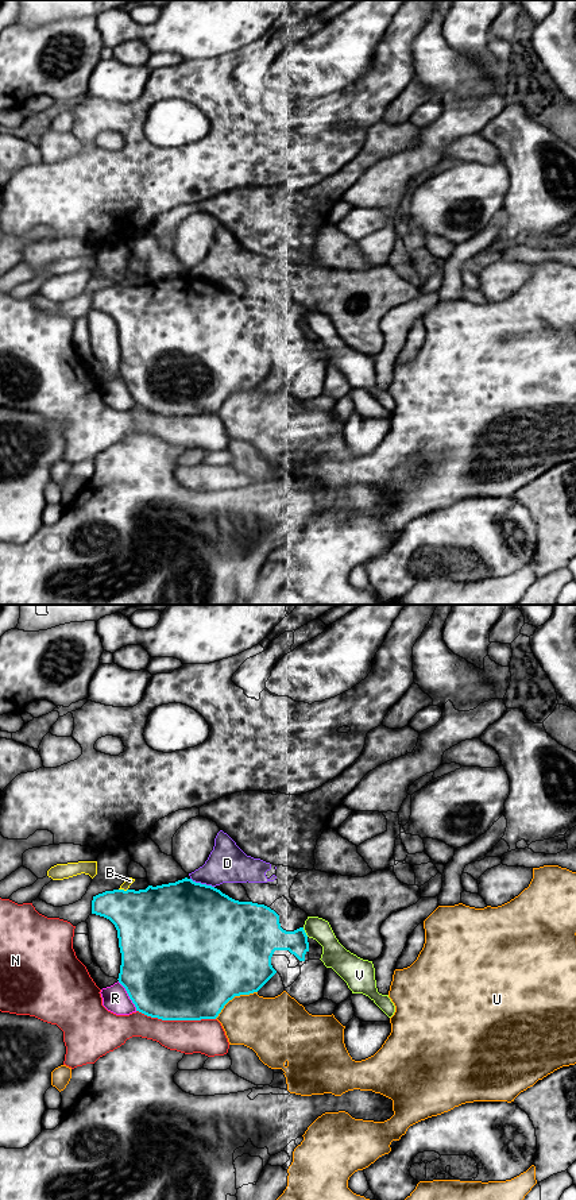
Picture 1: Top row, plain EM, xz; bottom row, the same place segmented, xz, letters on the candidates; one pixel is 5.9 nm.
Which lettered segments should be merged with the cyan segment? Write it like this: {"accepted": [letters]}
{"accepted": []}

